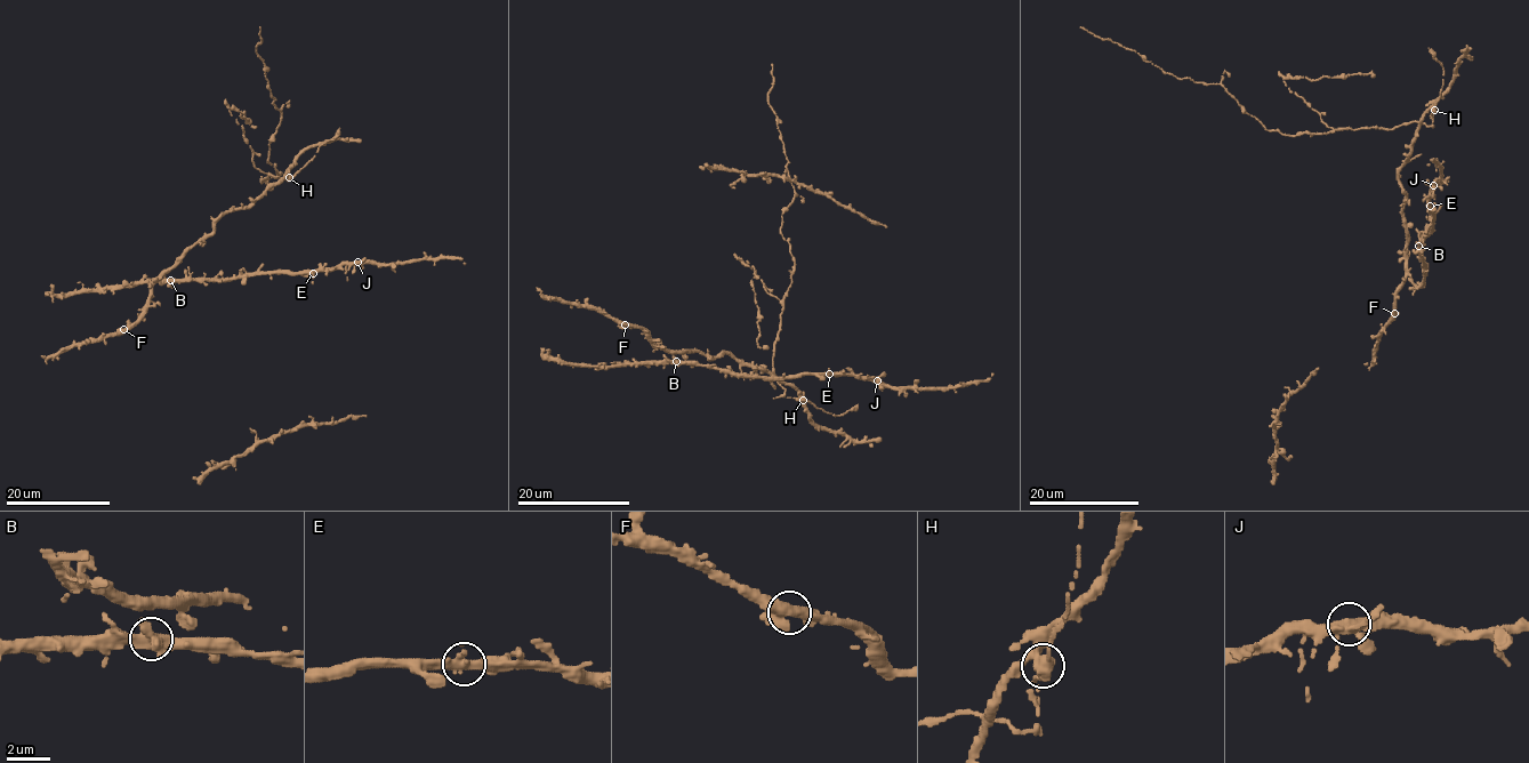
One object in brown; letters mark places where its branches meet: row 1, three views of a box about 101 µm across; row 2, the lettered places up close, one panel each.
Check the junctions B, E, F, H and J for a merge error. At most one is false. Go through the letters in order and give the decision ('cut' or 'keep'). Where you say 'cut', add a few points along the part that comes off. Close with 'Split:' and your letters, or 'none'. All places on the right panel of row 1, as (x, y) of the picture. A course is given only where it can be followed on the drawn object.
B: keep
E: keep
F: keep
H: cut | (1433, 110), (1431, 126), (1416, 121), (1391, 129), (1282, 135), (1265, 128), (1220, 83), (1179, 79), (1080, 26)
J: keep
Split: H

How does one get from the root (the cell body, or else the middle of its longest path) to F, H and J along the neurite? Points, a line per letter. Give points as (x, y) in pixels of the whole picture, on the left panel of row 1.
F: (159, 280), (152, 286), (149, 306), (141, 318), (123, 329)
H: (159, 280), (209, 235), (220, 216), (247, 208), (286, 174), (288, 177)
J: (159, 280), (161, 283), (220, 280), (262, 273), (322, 272), (357, 262)

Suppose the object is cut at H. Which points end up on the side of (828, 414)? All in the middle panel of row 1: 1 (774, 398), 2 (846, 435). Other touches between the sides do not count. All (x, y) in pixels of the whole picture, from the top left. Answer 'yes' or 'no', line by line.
1: yes
2: no

